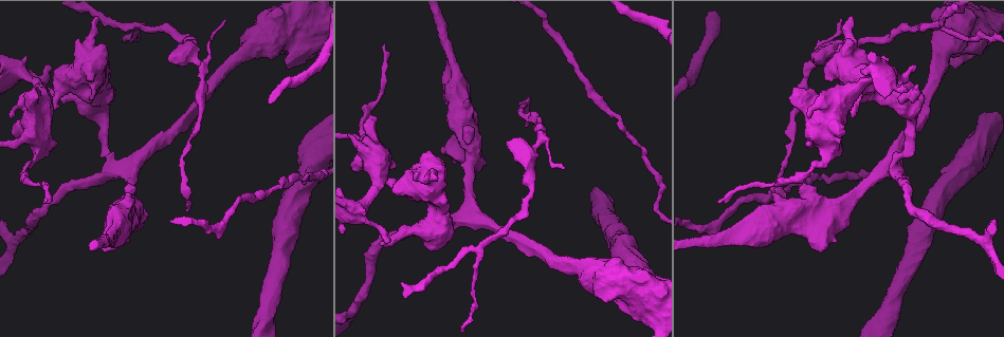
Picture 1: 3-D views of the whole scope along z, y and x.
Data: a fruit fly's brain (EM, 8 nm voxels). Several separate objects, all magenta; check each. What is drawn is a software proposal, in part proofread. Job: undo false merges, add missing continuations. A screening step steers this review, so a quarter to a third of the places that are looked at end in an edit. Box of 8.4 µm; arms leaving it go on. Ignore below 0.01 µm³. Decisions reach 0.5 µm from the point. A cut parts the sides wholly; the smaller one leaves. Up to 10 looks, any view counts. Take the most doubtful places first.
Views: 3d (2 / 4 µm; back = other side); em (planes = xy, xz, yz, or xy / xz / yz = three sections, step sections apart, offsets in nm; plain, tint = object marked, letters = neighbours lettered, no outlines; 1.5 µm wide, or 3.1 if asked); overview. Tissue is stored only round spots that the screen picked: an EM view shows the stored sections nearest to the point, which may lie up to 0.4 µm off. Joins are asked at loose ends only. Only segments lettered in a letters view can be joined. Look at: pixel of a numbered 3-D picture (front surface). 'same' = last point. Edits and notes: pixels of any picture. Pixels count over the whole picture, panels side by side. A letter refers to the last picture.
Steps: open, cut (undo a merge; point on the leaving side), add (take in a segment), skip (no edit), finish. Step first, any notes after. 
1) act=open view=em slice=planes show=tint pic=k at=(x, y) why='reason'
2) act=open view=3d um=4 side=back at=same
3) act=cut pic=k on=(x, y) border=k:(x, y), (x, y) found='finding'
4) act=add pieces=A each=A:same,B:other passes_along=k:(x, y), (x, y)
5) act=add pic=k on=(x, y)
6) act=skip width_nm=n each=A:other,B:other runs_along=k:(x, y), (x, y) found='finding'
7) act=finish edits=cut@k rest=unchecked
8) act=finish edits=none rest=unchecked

act=open view=3d um=2 pic=1 at=(381, 241) why='branch stops here'

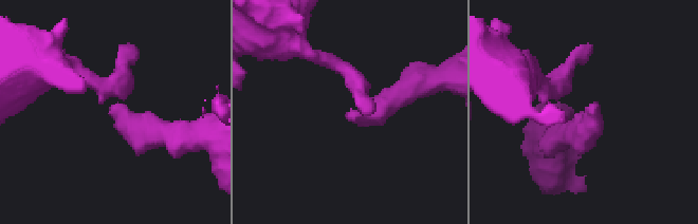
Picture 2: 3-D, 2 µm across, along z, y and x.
act=open view=em slice=xz step=4 show=letters pic=2 at=(351, 112) why='need the tissue'

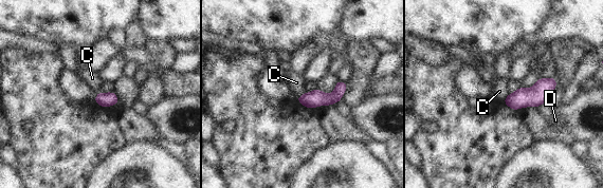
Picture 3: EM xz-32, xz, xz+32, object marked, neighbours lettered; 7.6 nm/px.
act=open view=em slice=planes show=letters at=same

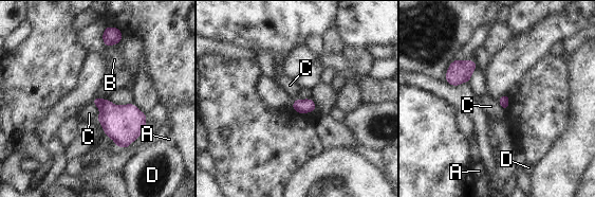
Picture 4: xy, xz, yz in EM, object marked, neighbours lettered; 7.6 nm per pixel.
act=skip each=A:other,B:other,C:other,D:other border=4:(497, 101), (505, 111) found='none of them fits'

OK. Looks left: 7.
act=open view=3d um=4 side=back pic=1 at=(46, 200) why='free end'

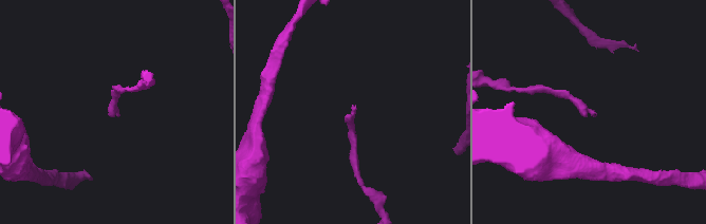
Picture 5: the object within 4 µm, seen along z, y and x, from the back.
act=open view=em slice=yz step=4 show=letters pic=5 at=(352, 105)

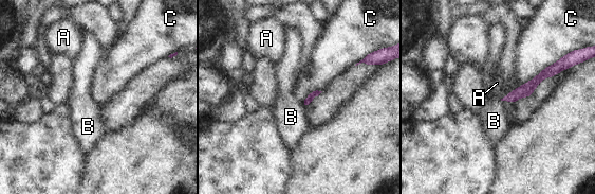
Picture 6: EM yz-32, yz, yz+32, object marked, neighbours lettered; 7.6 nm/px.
act=skip each=A:other,B:other,C:other found='none of them fits'

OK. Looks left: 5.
act=open view=em slice=xy step=8 show=tint pic=1 at=(821, 175) why='thin neck'

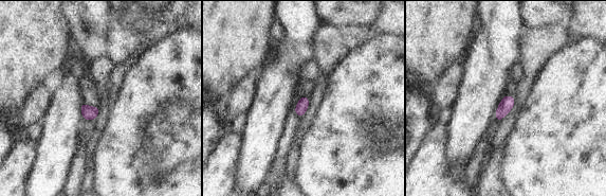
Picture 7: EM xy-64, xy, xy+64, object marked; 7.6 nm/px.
act=open view=em slice=planes show=letters at=same why='cut it another way'

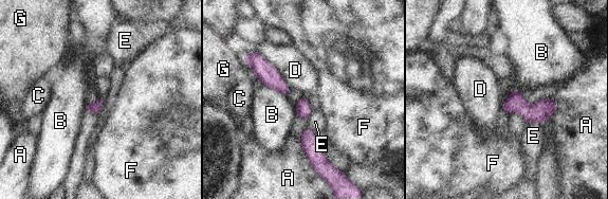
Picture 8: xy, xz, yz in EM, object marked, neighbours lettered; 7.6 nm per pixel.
act=skip each=A:other,B:other,C:other,D:other,E:other,F:other,G:other border=8:(255, 51), (279, 73), (290, 88) found='one neuron here'

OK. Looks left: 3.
act=open view=em slice=xy step=4 show=tint pic=1 at=(478, 249) why='side arm on a straight run'

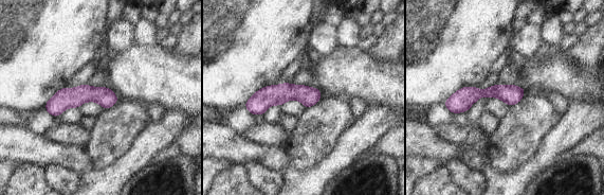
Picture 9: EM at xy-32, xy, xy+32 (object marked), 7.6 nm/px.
act=open view=em slice=planes show=tint at=same

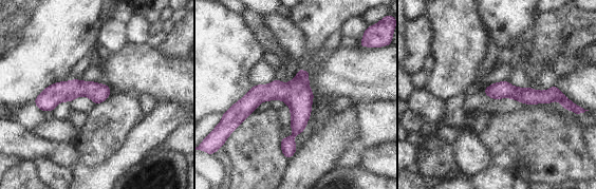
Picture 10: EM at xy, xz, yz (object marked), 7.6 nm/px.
act=open view=em slice=planes show=letters at=same why='see the neighbours'

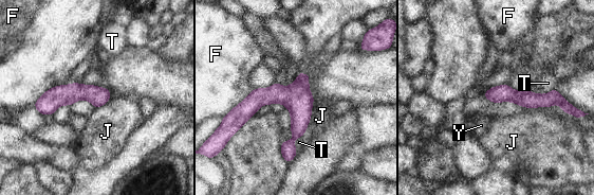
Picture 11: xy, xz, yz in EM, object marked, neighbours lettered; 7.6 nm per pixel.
act=skip width_nm=130 each=F:other,J:other,T:other,Y:other runs_along=11:(305, 77), (235, 112) found='all the same neuron'

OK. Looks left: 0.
act=finish edits=none rest=unchecked

